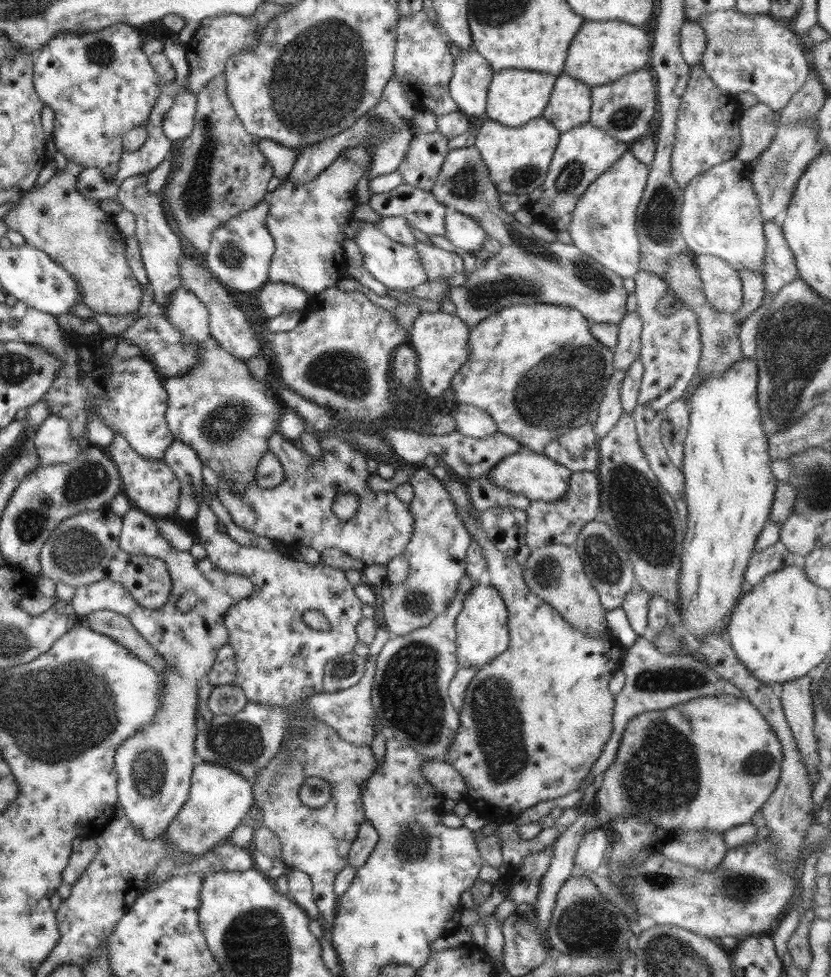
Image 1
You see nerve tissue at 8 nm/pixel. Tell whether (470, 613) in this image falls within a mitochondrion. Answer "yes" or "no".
no

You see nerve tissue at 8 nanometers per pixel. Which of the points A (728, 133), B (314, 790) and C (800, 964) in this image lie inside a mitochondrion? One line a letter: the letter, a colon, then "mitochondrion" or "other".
A: other
B: mitochondrion
C: other

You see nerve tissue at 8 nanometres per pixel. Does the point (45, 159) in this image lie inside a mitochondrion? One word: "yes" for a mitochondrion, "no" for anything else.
no

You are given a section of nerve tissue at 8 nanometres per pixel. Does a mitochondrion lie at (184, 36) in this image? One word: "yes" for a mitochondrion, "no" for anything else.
no

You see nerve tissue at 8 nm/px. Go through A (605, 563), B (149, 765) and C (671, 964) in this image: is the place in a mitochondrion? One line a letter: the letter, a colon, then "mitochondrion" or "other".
A: mitochondrion
B: mitochondrion
C: mitochondrion

